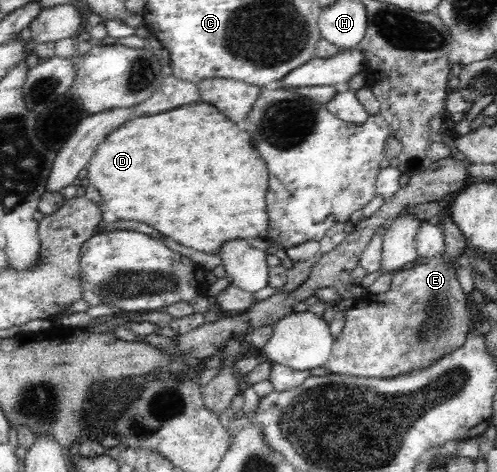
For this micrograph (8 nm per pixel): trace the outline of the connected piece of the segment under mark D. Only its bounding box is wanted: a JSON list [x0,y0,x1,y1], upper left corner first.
[85,101,268,254]

